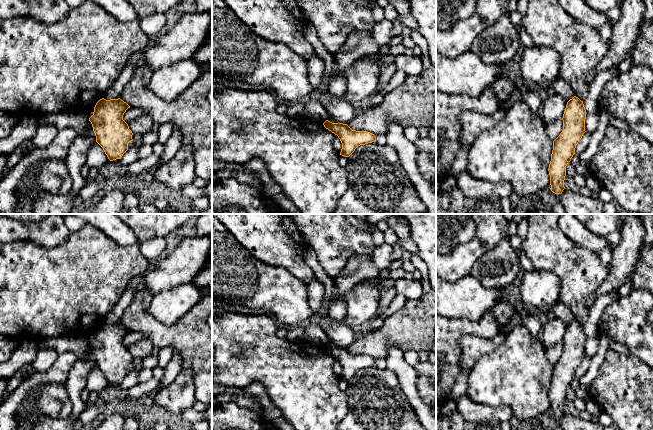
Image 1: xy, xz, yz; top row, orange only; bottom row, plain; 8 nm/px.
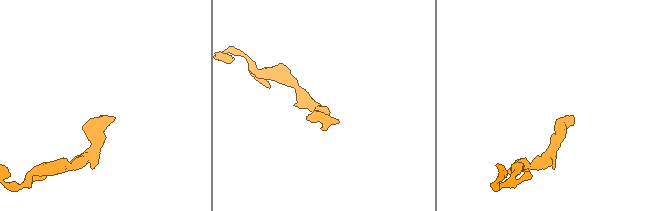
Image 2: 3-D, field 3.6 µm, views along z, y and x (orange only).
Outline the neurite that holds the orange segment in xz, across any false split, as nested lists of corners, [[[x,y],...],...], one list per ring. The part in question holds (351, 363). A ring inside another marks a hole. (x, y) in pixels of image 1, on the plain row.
[[[326,344],[323,349],[338,360],[342,367],[340,379],[345,381],[349,381],[358,370],[376,365],[374,358],[366,355],[352,354],[347,348],[332,347]]]

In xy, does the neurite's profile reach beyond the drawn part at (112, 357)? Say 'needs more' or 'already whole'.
already whole

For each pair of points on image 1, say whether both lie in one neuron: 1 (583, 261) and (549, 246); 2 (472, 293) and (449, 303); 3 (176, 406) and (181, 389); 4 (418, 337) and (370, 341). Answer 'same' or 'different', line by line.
1: same
2: same
3: same
4: same

